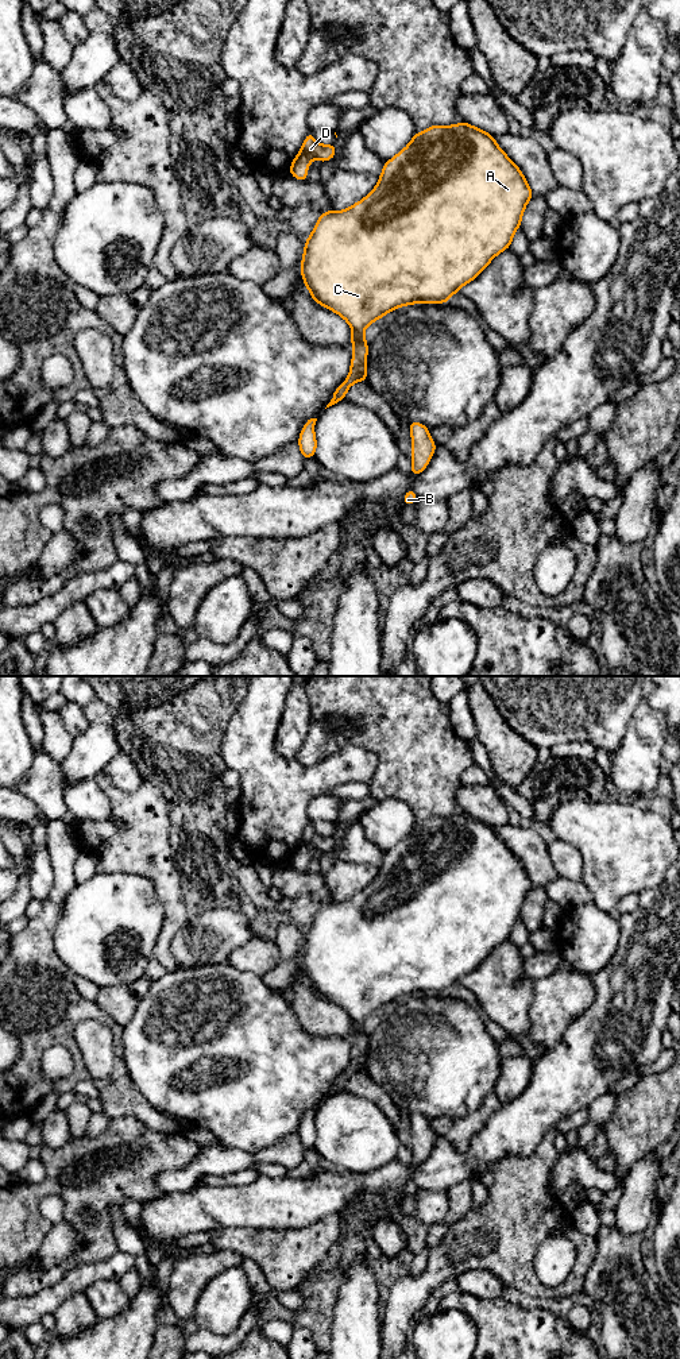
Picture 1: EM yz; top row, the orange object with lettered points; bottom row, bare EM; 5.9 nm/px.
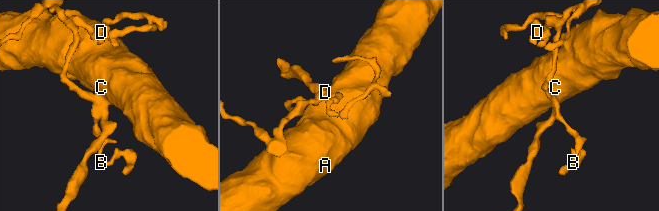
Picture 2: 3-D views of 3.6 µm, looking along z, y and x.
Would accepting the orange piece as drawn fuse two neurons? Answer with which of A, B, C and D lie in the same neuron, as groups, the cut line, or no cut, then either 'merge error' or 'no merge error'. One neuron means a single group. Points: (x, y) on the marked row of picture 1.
A C / B D | yz (366, 361), (360, 379) | merge error

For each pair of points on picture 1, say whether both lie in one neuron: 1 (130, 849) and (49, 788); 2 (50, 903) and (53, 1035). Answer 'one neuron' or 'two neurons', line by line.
1: two neurons
2: one neuron

